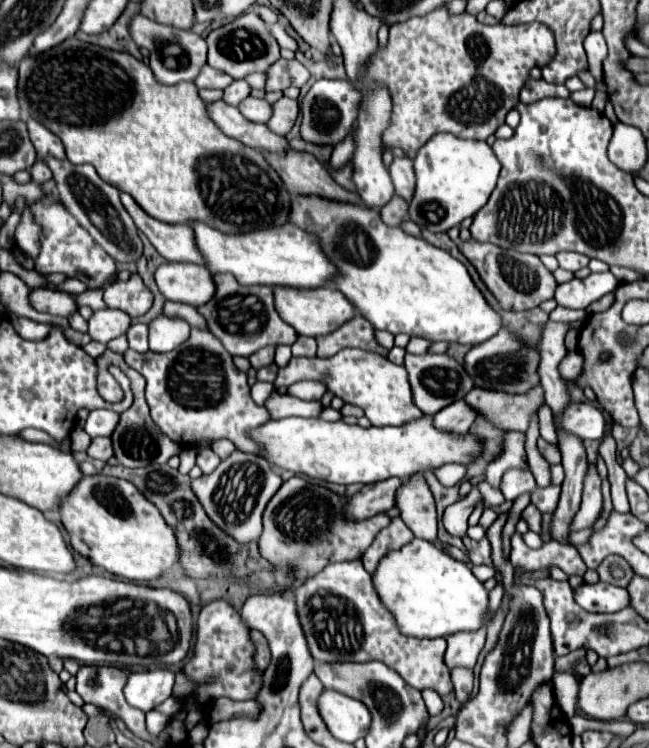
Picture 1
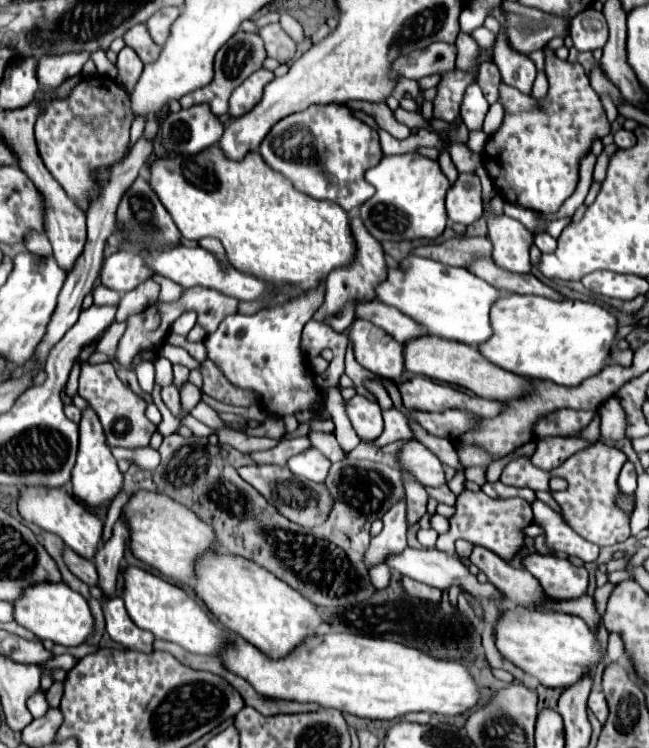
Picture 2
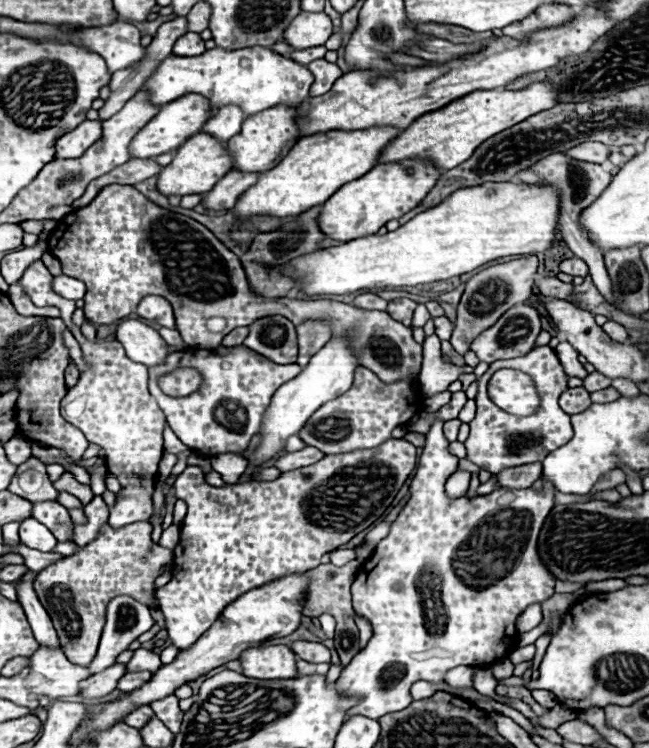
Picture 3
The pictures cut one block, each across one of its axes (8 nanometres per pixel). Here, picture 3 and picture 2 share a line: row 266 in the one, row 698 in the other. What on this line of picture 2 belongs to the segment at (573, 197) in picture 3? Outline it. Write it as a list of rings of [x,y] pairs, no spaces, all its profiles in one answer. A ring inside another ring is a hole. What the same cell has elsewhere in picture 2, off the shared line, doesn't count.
[[[592,692],[588,698],[588,708],[594,712],[594,716],[604,724],[608,718],[608,704],[602,692]]]

